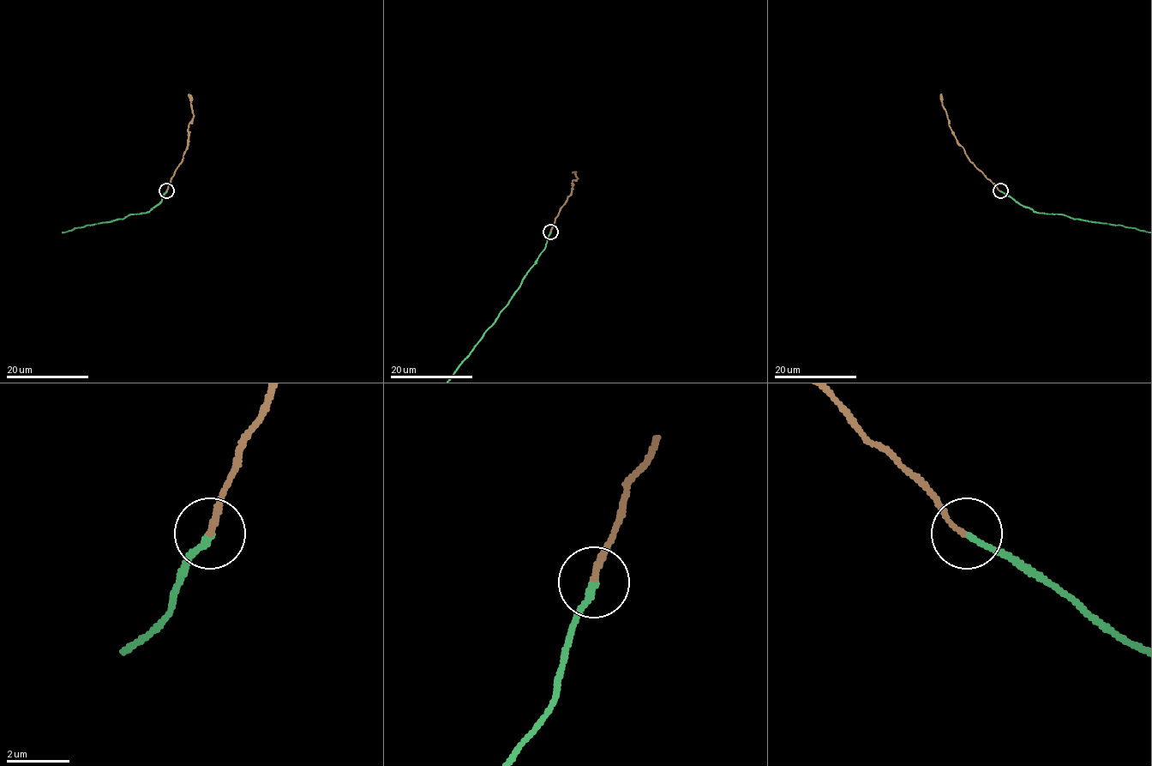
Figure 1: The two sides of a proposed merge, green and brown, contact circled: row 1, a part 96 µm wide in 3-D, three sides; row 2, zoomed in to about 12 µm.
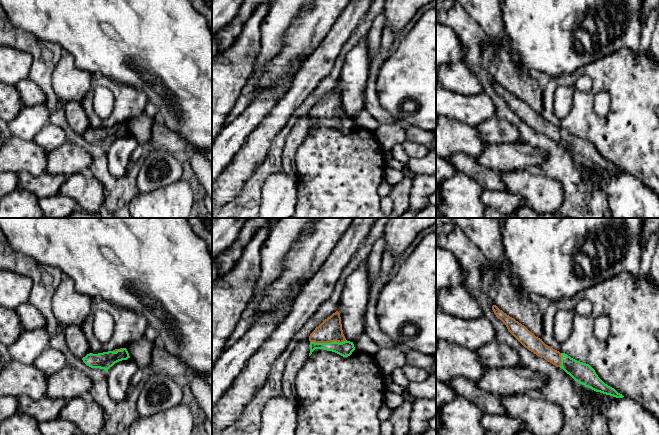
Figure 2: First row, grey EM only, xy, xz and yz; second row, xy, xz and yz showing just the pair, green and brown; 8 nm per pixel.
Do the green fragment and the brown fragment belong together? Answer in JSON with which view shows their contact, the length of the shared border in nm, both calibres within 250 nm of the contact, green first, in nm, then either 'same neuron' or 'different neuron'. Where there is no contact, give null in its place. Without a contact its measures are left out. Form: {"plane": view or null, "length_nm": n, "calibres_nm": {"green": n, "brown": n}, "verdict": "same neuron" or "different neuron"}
{"plane": "xz", "length_nm": 300, "calibres_nm": {"green": 120, "brown": 190}, "verdict": "same neuron"}

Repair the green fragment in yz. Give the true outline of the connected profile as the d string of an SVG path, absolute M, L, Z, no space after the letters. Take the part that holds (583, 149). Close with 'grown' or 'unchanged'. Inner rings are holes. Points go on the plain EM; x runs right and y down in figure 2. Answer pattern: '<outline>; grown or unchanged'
M496 81L492 82L492 86L496 93L506 101L508 107L529 127L541 134L544 134L556 143L560 143L575 157L585 163L616 174L624 173L614 164L605 160L589 140L577 137L567 130L560 129L546 121L542 115L536 113L524 101L504 89Z; grown

